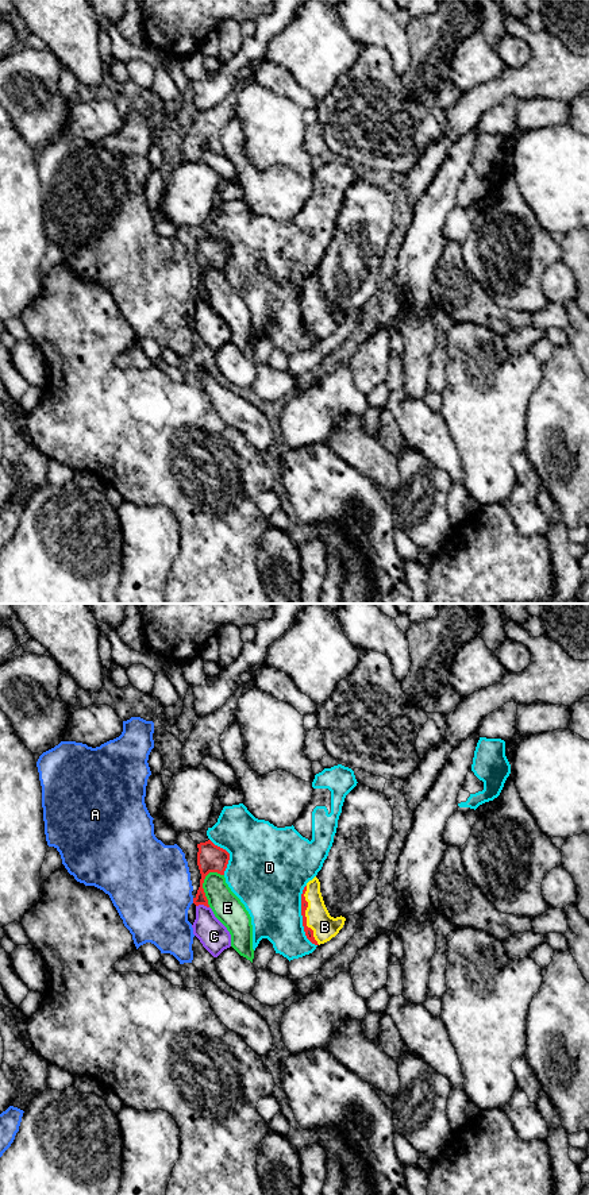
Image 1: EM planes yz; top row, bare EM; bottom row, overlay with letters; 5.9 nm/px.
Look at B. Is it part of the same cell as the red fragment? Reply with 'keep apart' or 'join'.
join

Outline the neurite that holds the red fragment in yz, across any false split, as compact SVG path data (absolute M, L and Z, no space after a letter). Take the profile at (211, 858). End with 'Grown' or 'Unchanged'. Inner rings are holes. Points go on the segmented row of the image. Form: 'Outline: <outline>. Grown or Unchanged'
Outline: M211 840L197 844L197 848L197 866L201 874L201 879L197 894L193 898L193 903L196 906L204 905L209 907L208 899L203 888L204 879L209 872L217 872L220 875L224 875L230 860L230 853L226 849L215 845Z. Unchanged

